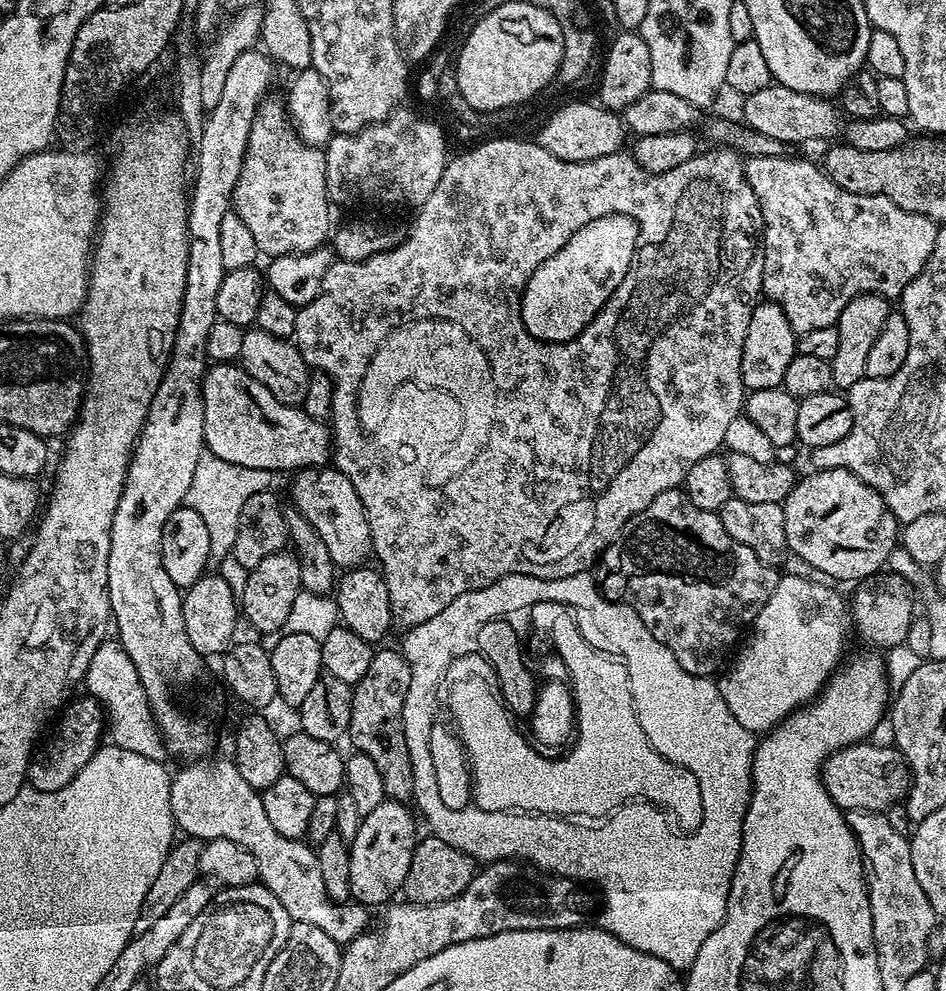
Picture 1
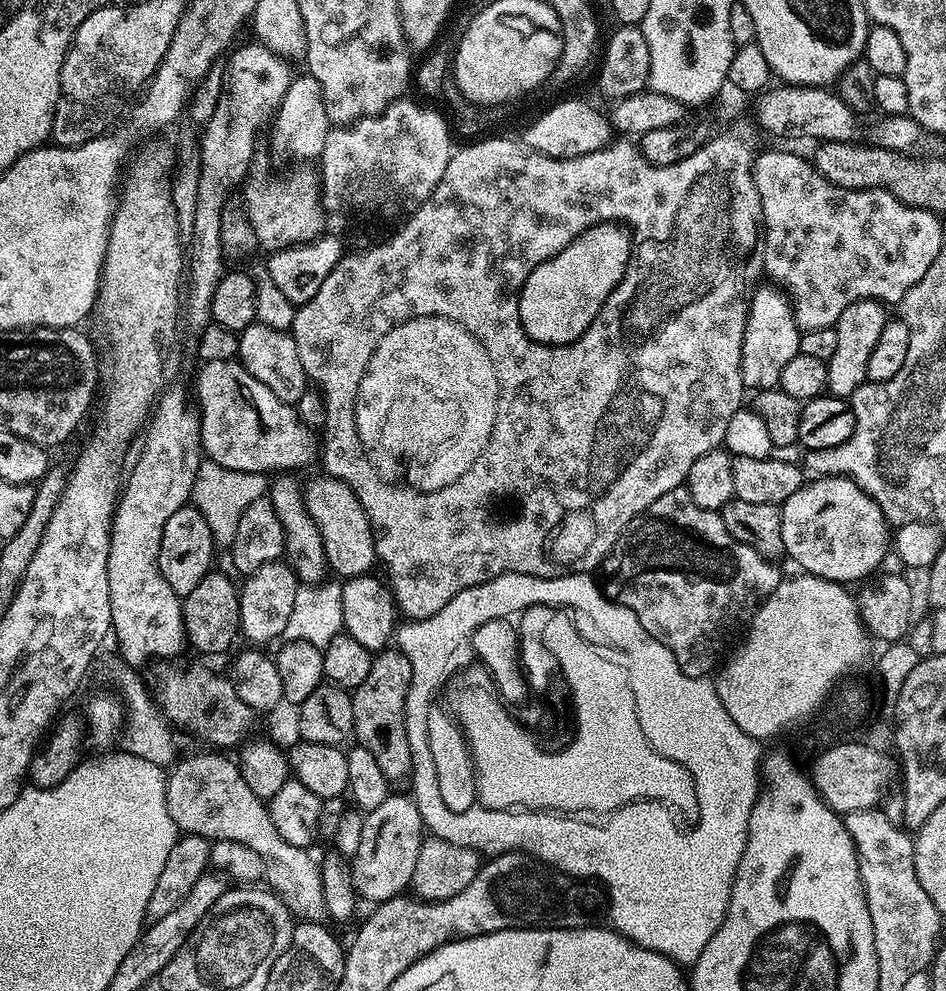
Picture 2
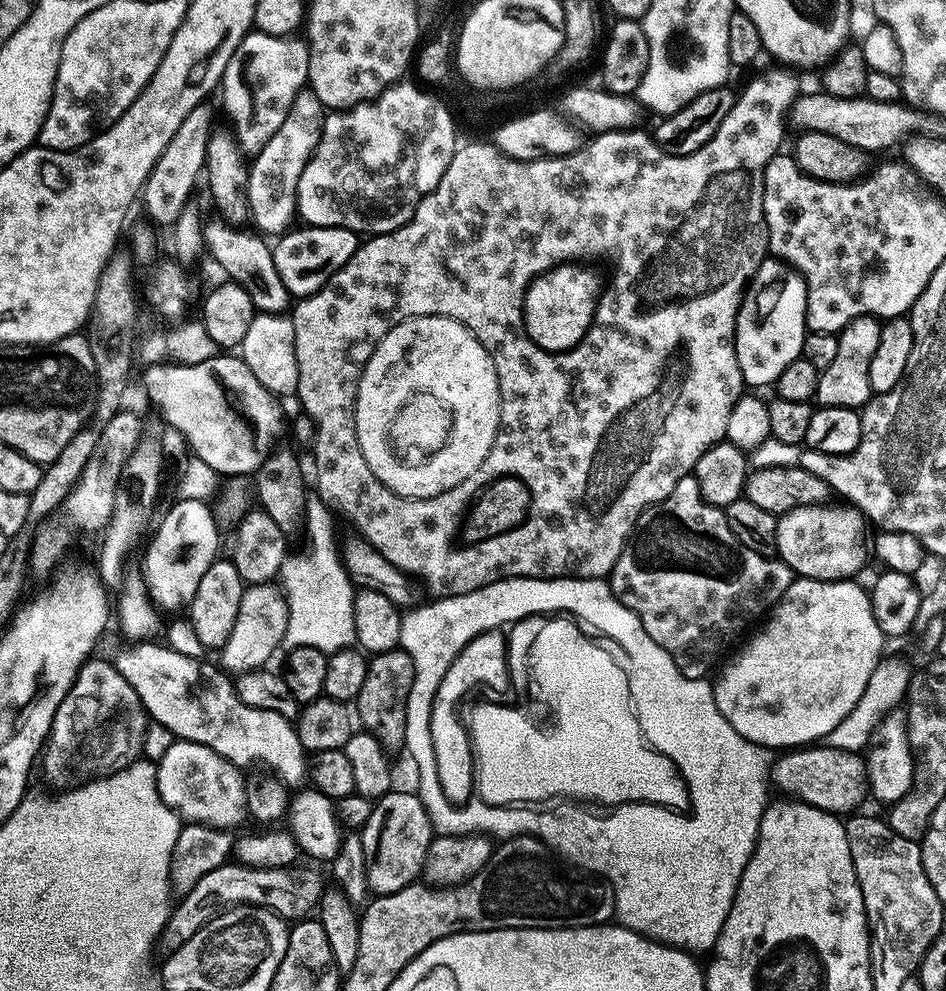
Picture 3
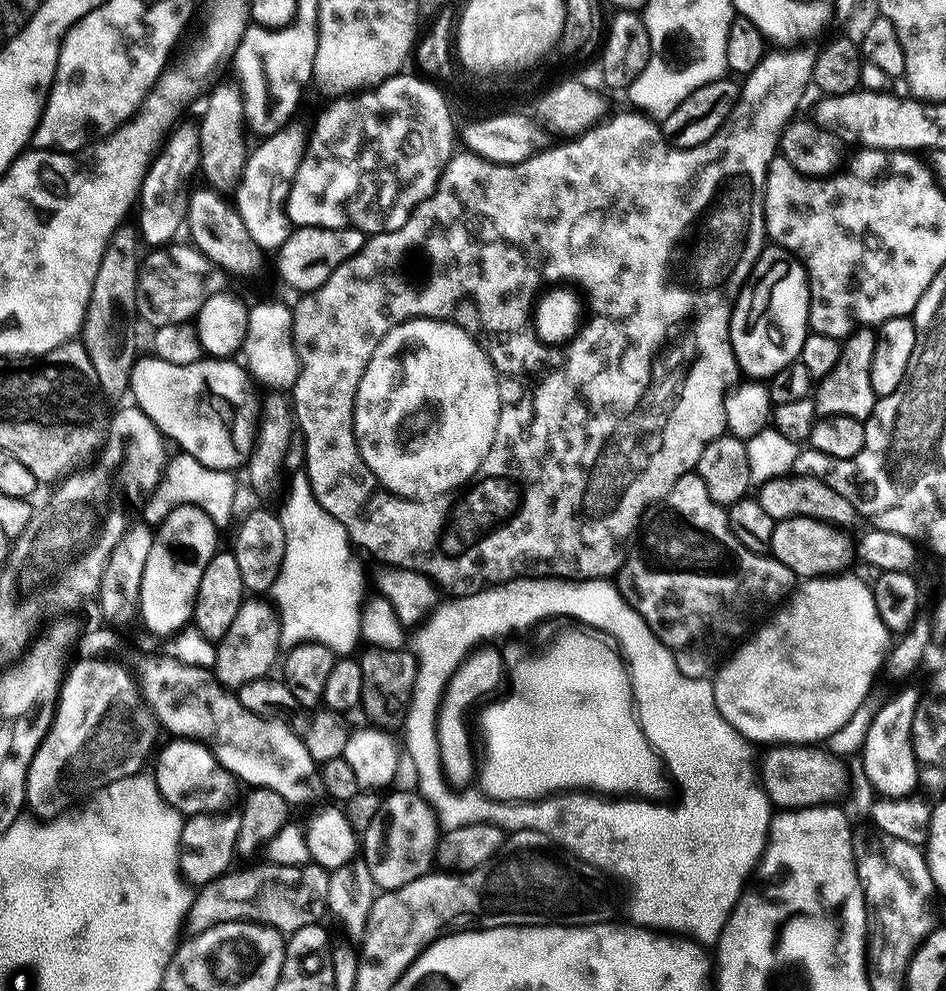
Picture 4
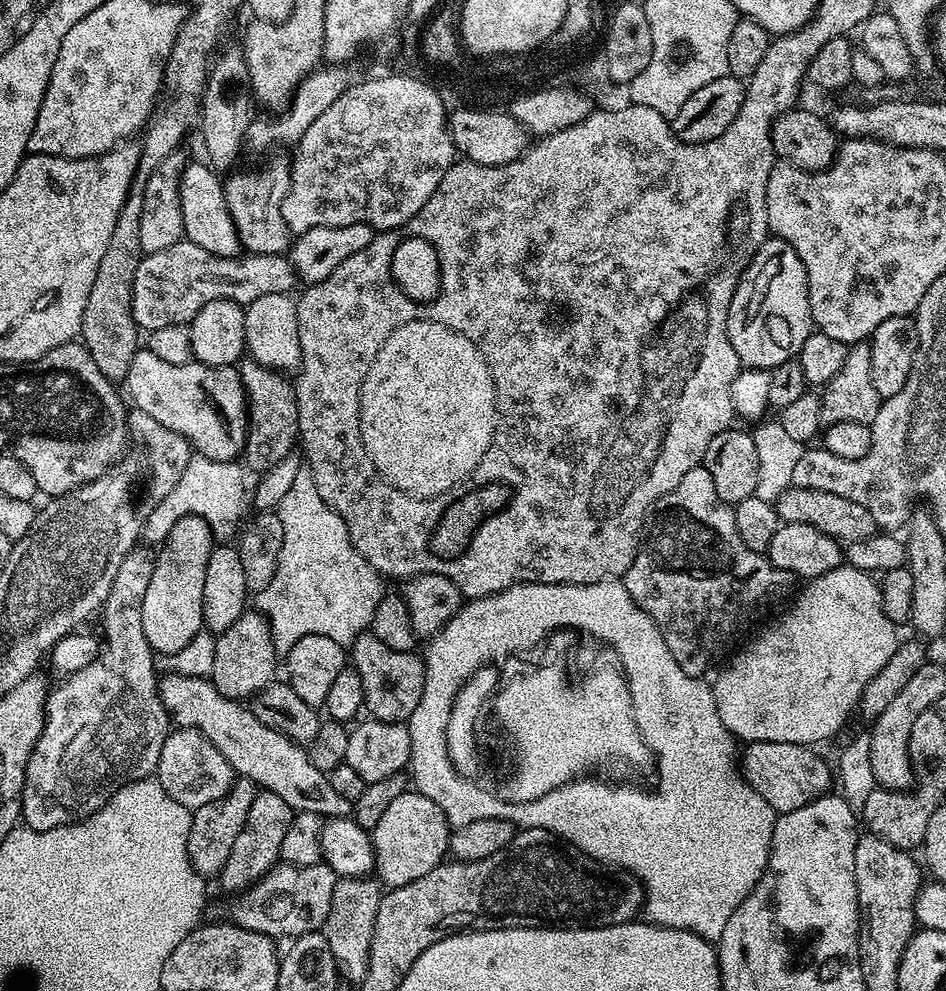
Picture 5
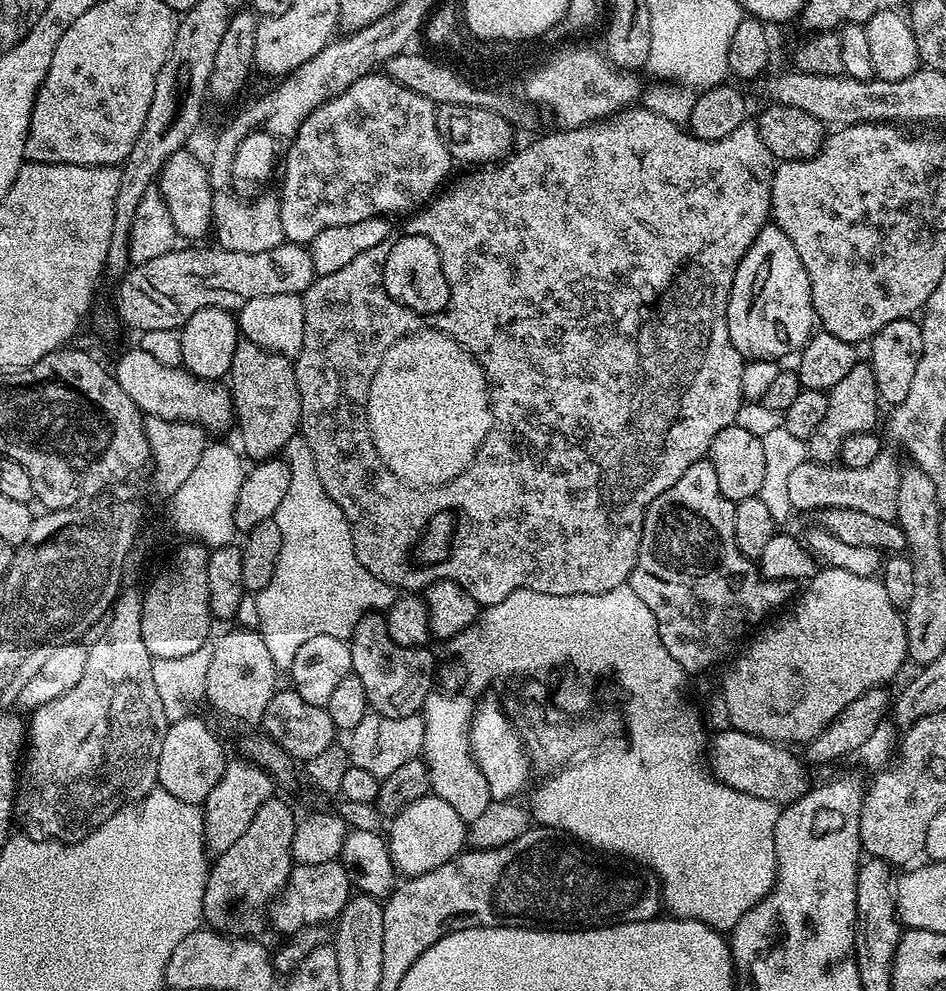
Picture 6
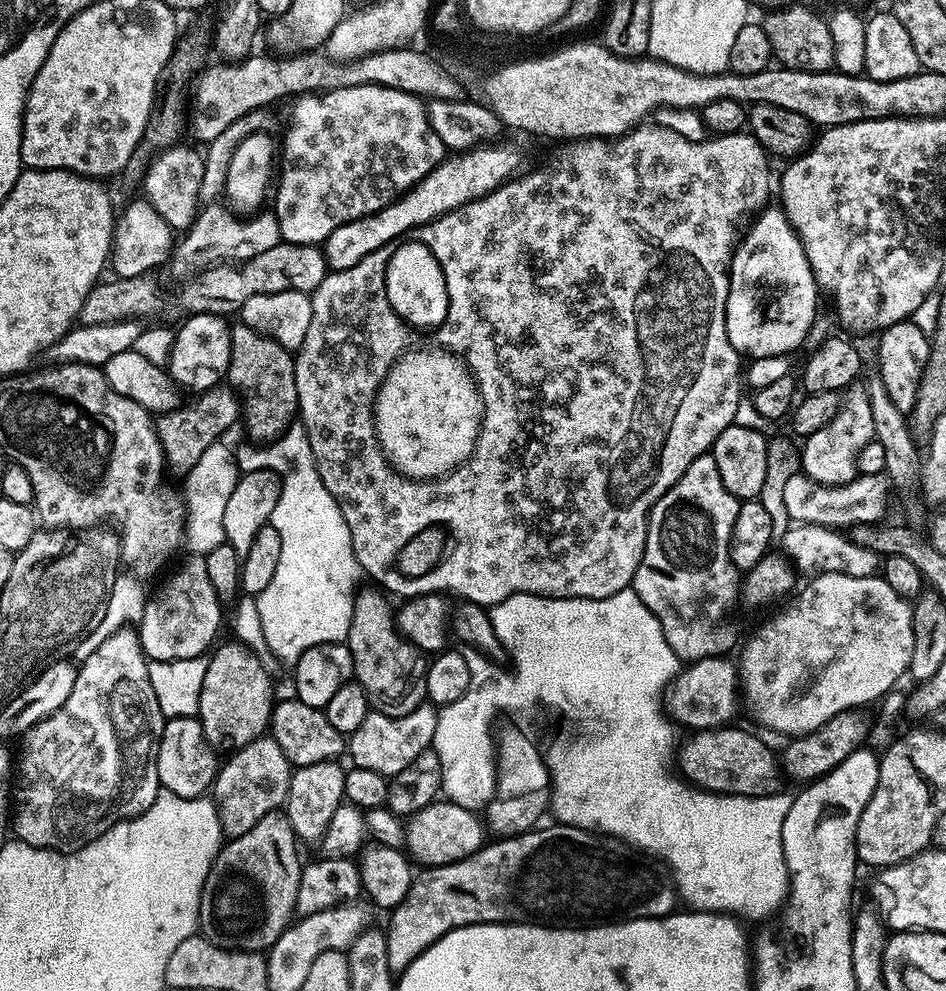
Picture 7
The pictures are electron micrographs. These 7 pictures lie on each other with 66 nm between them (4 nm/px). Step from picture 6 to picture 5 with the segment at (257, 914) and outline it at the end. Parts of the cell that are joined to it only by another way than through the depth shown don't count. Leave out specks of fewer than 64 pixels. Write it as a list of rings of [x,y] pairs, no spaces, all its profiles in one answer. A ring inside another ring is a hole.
[[[267,790],[257,791],[254,802],[250,802],[250,810],[246,814],[246,822],[234,838],[234,850],[230,850],[230,858],[226,866],[218,873],[218,881],[228,892],[247,890],[256,881],[261,880],[265,874],[275,868],[280,860],[280,847],[282,838],[286,838],[286,830],[292,825],[293,811],[278,794]]]

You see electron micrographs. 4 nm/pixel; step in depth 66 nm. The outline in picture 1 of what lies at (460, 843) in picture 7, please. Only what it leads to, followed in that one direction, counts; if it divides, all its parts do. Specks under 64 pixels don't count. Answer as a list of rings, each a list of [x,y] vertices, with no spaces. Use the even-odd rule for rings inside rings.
[[[384,799],[370,814],[366,814],[360,821],[358,834],[350,841],[348,853],[350,854],[350,890],[352,891],[352,900],[365,906],[372,904],[387,905],[393,899],[392,895],[399,893],[406,882],[406,874],[410,874],[410,862],[414,858],[416,841],[416,820],[413,809],[407,803]]]

